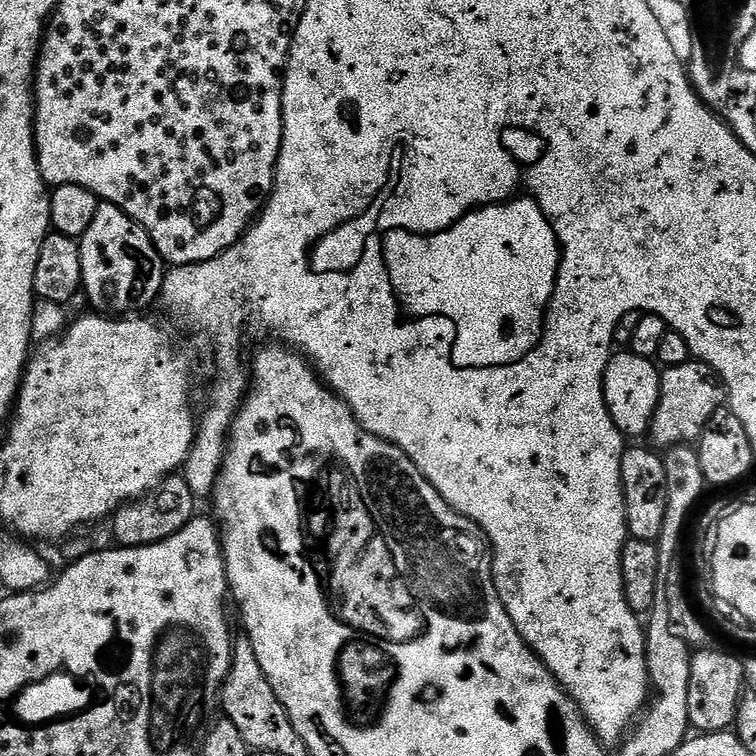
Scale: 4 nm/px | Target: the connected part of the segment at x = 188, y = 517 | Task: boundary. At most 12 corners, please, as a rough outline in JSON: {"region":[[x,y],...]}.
{"region":[[173,474],[111,517],[121,548],[162,542],[197,515]]}

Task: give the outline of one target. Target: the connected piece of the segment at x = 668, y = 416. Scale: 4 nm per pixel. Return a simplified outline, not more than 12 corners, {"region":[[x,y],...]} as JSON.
{"region":[[708,364],[664,368],[657,449],[699,441],[725,403]]}

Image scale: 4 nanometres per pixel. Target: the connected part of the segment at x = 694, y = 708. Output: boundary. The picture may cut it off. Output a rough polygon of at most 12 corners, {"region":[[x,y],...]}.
{"region":[[716,646],[692,653],[689,725],[726,732],[744,668]]}

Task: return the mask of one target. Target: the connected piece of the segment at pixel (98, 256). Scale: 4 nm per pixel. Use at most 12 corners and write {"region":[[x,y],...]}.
{"region":[[118,206],[79,237],[83,295],[100,314],[157,303],[166,265]]}

